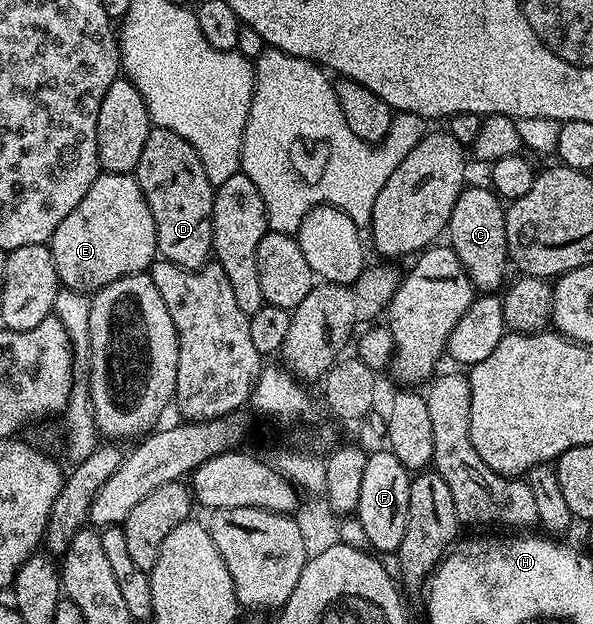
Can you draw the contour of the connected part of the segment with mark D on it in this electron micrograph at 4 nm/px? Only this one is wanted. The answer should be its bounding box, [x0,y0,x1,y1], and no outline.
[134,128,214,269]

